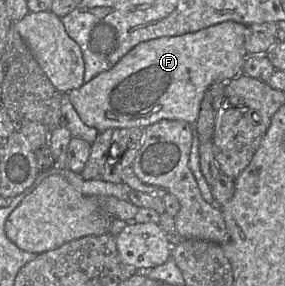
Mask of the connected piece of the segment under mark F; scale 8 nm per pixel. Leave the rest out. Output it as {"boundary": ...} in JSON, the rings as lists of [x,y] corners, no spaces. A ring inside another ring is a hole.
{"boundary":[[[224,21],[196,32],[143,41],[133,47],[111,69],[99,73],[80,88],[69,91],[69,100],[80,119],[99,132],[110,128],[145,128],[164,119],[181,120],[194,125],[206,90],[215,83],[228,82],[243,73],[247,58],[244,47],[247,35],[248,26]]]}

